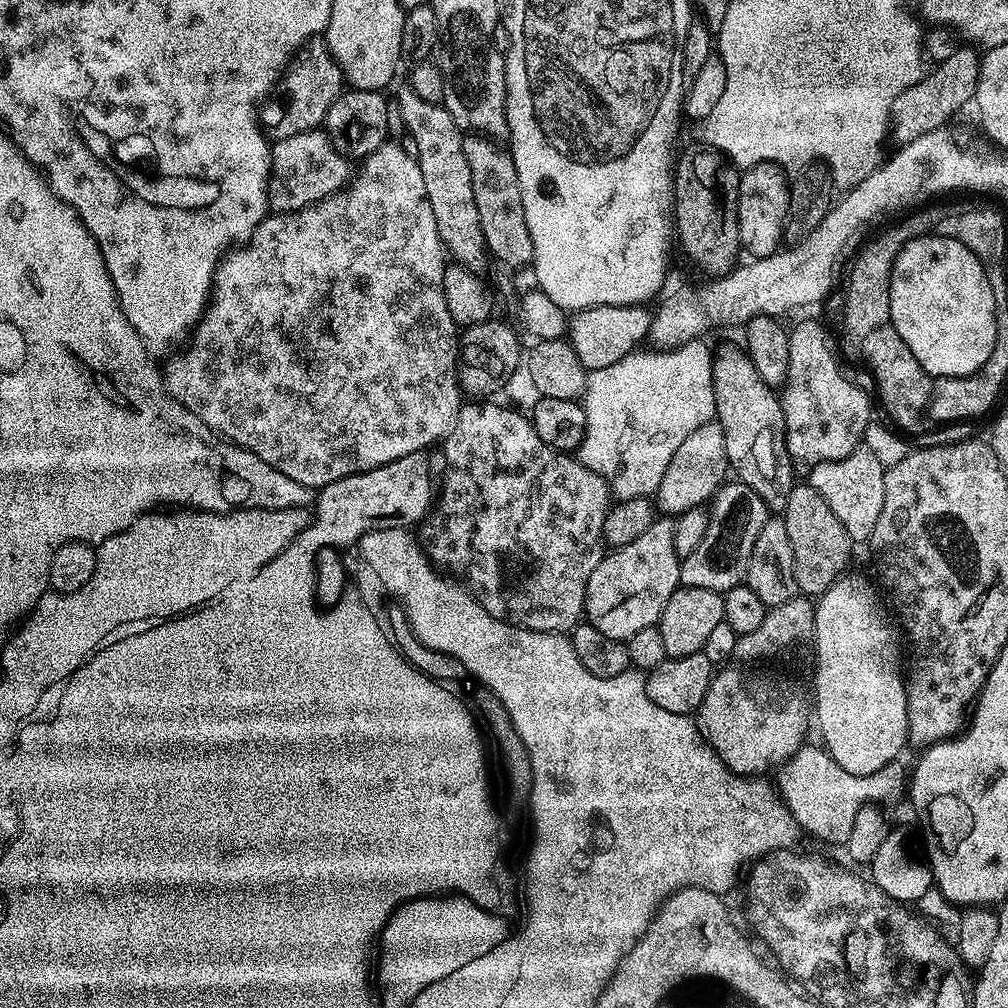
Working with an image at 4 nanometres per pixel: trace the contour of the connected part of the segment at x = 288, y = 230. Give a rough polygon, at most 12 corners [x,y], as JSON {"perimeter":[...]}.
{"perimeter":[[398,142],[220,260],[168,393],[313,490],[447,436]]}

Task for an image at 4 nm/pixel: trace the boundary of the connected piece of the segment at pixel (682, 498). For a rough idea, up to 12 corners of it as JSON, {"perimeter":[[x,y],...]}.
{"perimeter":[[719,424],[675,450],[654,493],[677,516],[715,495],[729,470]]}

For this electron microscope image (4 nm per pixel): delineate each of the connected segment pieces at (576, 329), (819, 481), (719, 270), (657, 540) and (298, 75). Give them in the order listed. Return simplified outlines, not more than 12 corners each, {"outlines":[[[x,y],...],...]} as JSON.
{"outlines":[[[644,306],[581,308],[566,339],[588,372],[645,343]],[[861,446],[806,480],[853,542],[871,541],[885,471]],[[716,148],[679,153],[674,236],[712,278],[741,255],[741,173]],[[674,523],[601,555],[584,616],[627,642],[681,587]],[[323,39],[292,53],[282,73],[283,137],[319,129],[344,76]]]}

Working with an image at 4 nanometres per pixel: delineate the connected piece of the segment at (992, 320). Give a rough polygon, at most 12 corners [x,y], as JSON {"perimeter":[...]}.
{"perimeter":[[929,234],[892,264],[890,327],[929,376],[996,345],[986,270]]}

